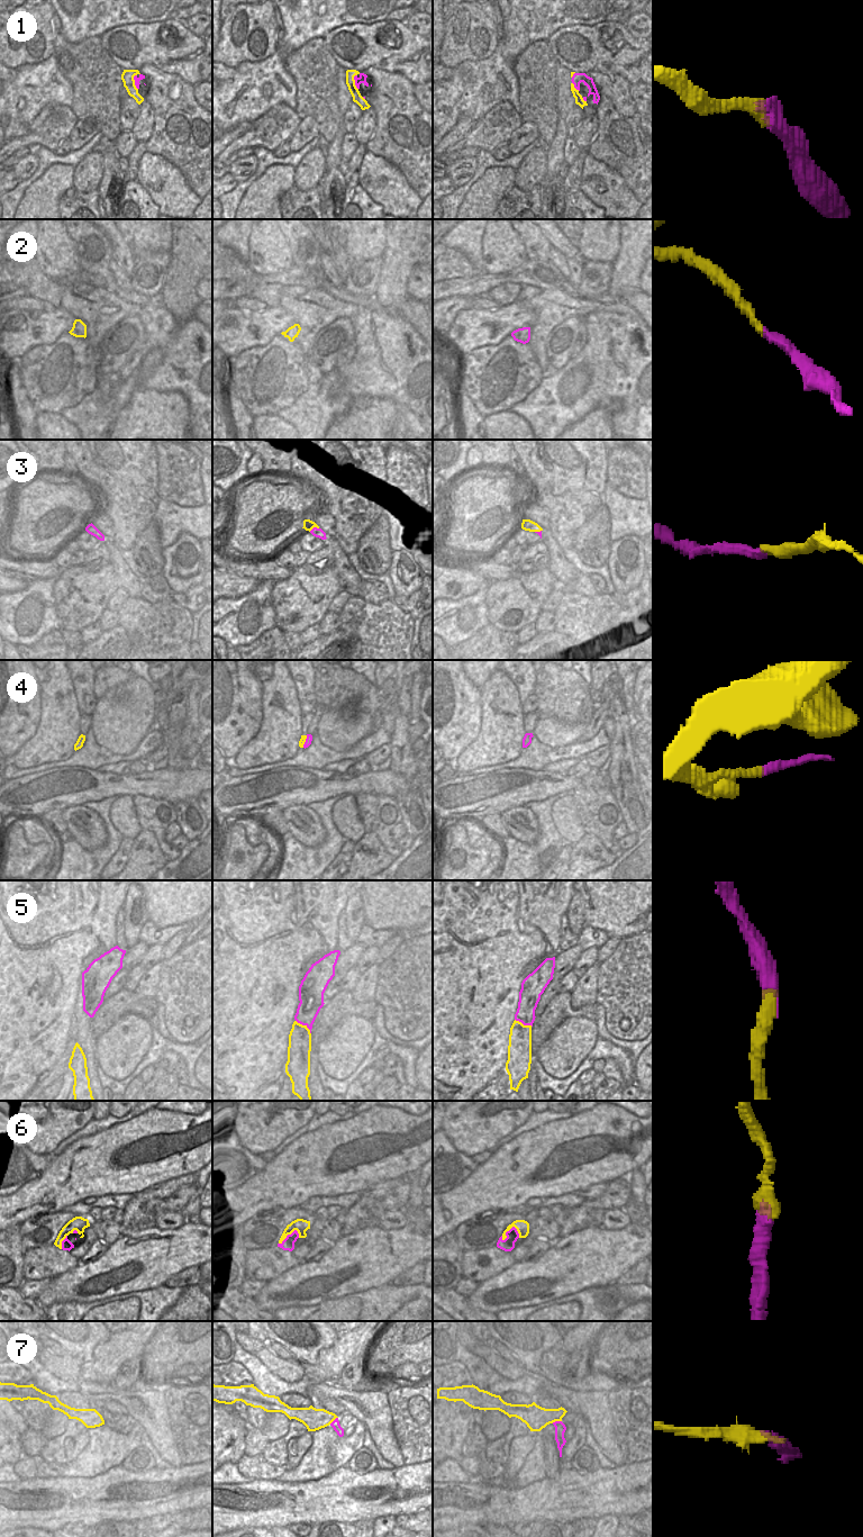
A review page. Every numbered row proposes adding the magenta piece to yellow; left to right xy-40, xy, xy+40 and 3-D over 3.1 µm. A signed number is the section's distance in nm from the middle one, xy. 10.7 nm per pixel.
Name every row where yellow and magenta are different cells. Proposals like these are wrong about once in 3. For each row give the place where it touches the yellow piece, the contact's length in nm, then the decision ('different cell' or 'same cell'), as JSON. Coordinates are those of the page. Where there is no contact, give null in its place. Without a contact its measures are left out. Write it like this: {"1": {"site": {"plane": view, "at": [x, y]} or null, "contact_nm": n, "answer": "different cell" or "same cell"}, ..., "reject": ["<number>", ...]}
{"1": {"site": {"plane": "xy-40", "at": [134, 82]}, "contact_nm": 170, "answer": "same cell"}, "2": {"site": null, "answer": "same cell"}, "3": {"site": {"plane": "xy", "at": [314, 526]}, "contact_nm": 110, "answer": "same cell"}, "4": {"site": {"plane": "xy", "at": [305, 741]}, "contact_nm": 140, "answer": "different cell"}, "5": {"site": {"plane": "xy", "at": [305, 1025]}, "contact_nm": 220, "answer": "same cell"}, "6": {"site": {"plane": "xy+40", "at": [508, 1230]}, "contact_nm": 220, "answer": "same cell"}, "7": {"site": {"plane": "xy+40", "at": [556, 1420]}, "contact_nm": 110, "answer": "different cell"}, "reject": ["4", "7"]}

